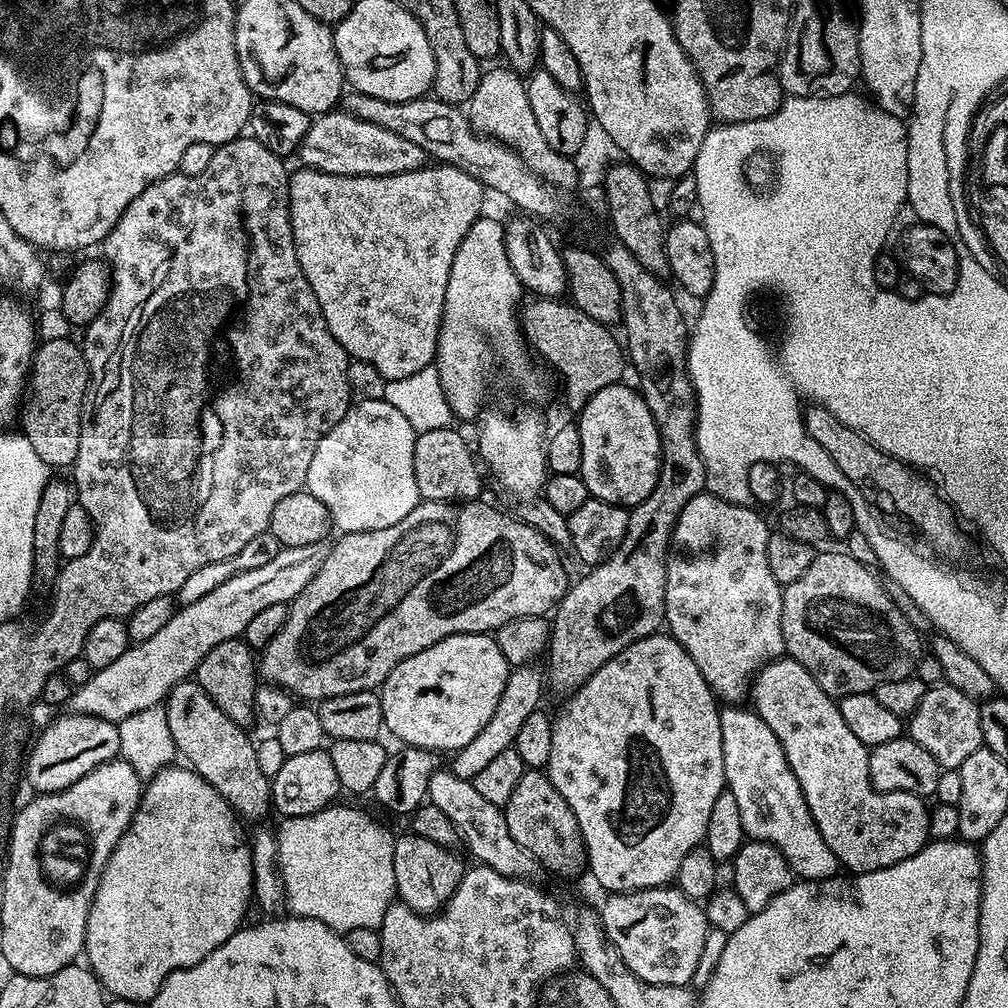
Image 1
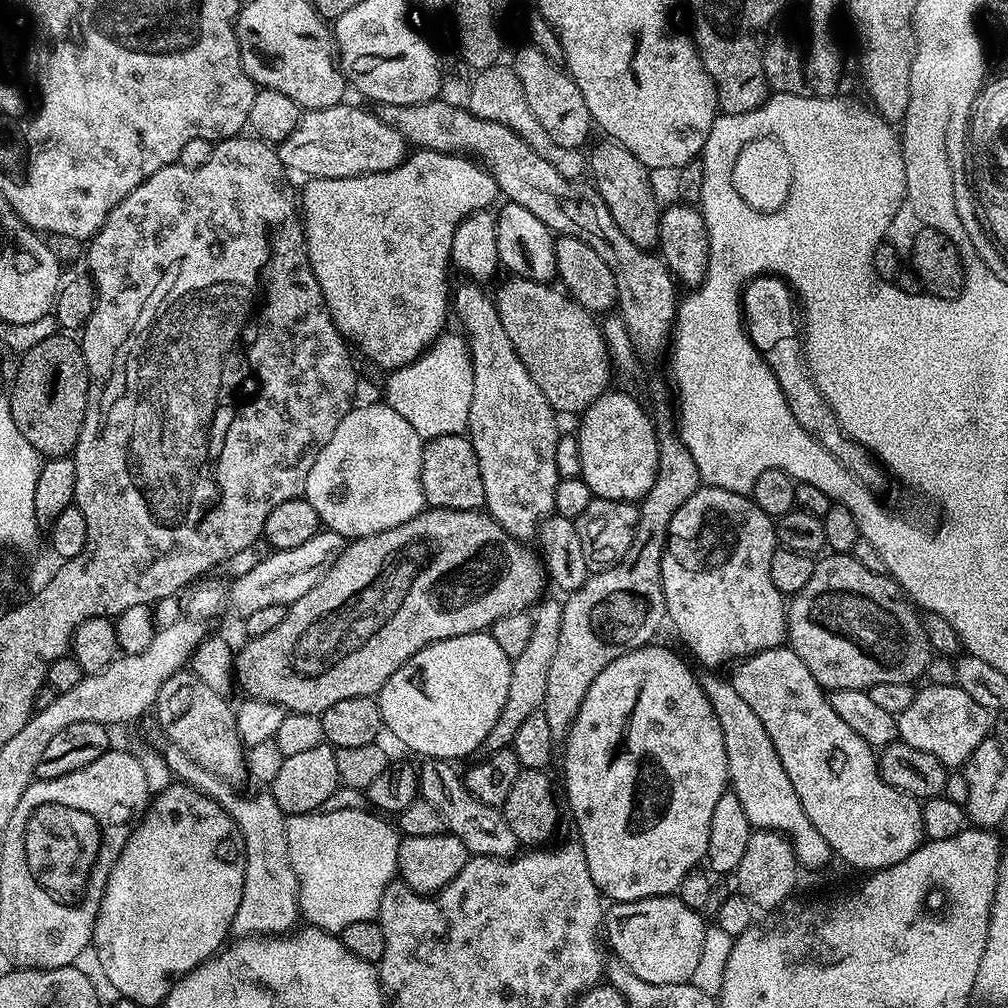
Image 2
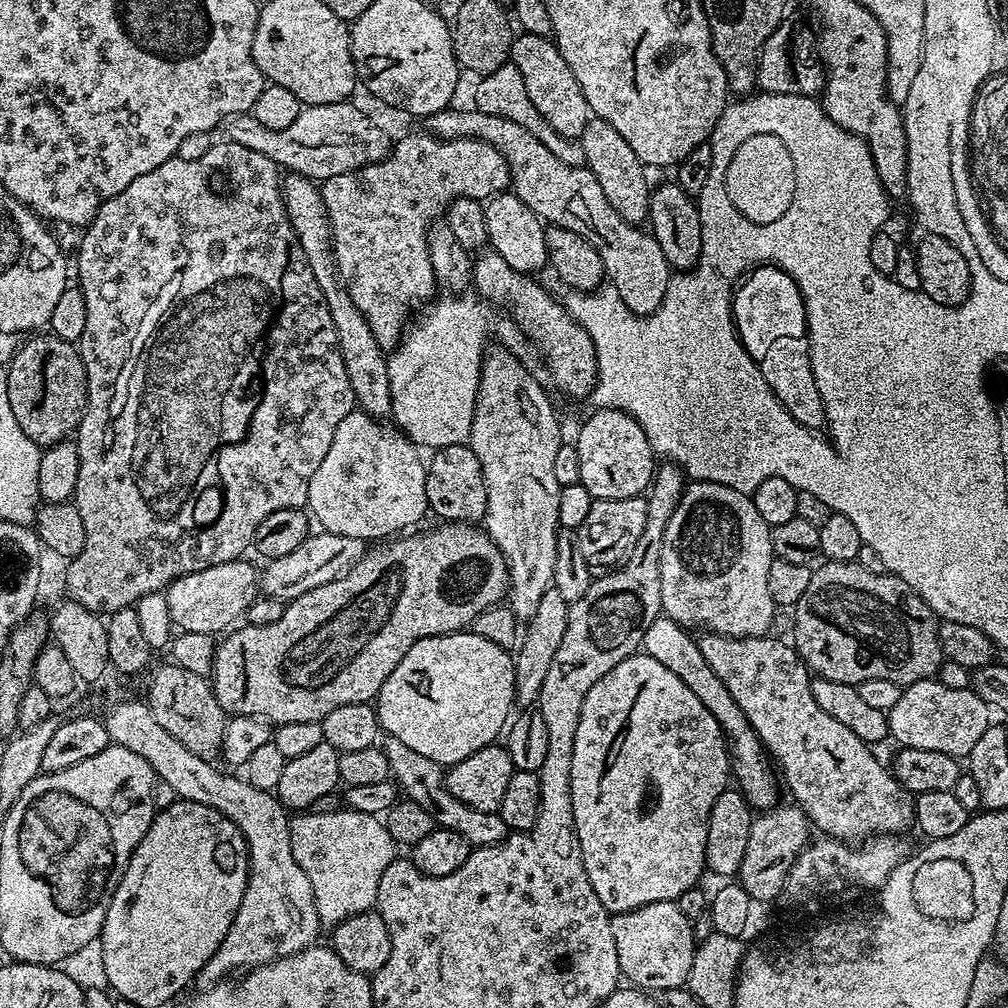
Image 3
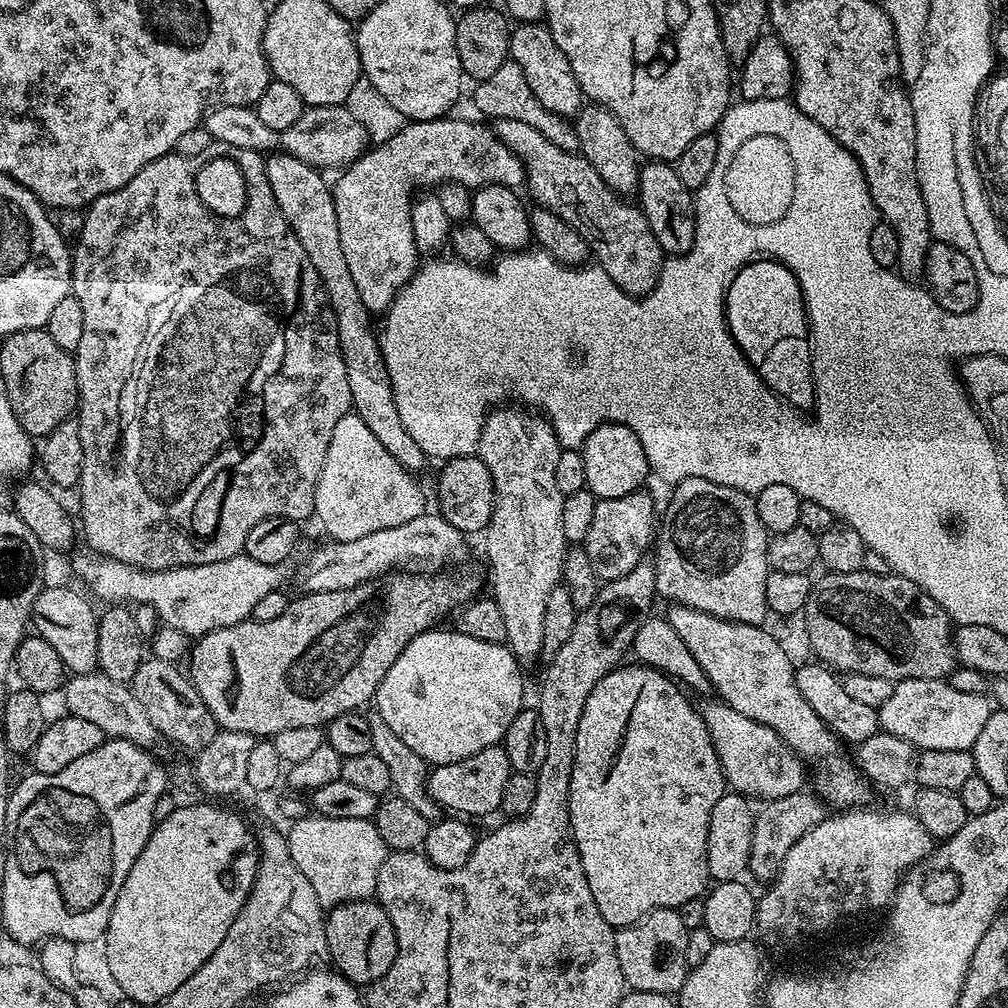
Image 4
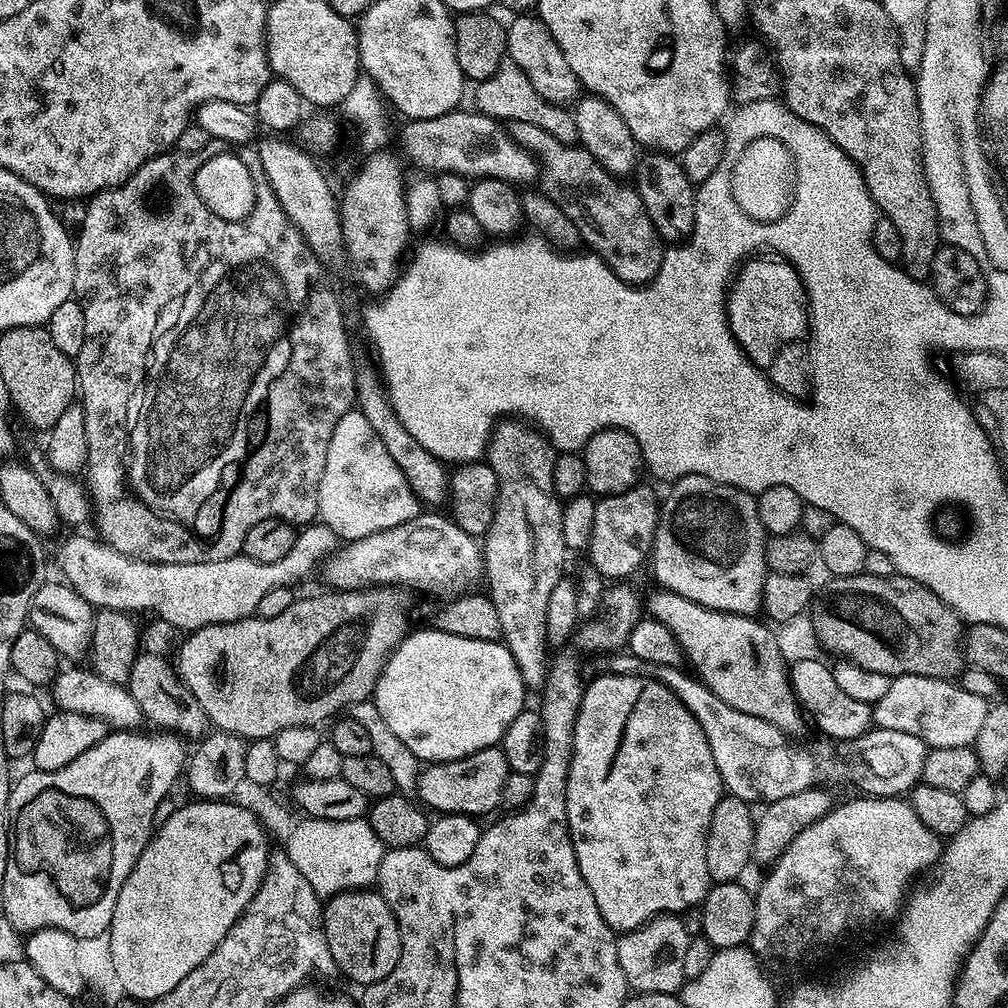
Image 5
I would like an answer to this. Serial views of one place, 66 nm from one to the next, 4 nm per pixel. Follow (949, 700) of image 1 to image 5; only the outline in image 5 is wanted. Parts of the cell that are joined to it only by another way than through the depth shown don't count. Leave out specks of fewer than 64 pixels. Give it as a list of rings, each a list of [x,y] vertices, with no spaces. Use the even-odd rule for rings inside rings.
[[[906,674],[889,679],[889,689],[878,697],[873,707],[872,722],[878,728],[914,734],[914,738],[922,738],[929,748],[972,746],[989,707],[987,699],[970,694],[959,683]]]

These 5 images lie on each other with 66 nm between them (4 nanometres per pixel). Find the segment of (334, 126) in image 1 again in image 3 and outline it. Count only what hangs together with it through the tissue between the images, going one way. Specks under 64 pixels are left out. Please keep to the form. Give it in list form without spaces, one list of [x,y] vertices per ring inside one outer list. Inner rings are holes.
[[[350,101],[342,103],[313,104],[303,107],[298,117],[294,118],[292,125],[284,130],[269,130],[262,122],[258,122],[251,113],[231,117],[224,126],[227,139],[247,149],[255,150],[269,163],[276,163],[277,167],[288,172],[296,172],[311,180],[323,182],[338,174],[352,173],[356,169],[365,168],[368,164],[376,164],[391,153],[392,140],[386,133],[378,129],[366,114],[358,110]]]

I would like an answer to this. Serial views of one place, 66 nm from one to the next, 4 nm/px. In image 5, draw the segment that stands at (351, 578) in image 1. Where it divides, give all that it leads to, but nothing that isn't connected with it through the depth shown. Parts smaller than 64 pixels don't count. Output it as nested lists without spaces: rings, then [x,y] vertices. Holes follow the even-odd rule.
[[[327,590],[321,596],[308,596],[298,598],[282,614],[274,618],[262,618],[255,614],[245,617],[244,620],[226,622],[225,624],[206,625],[196,631],[189,631],[184,641],[180,644],[180,649],[176,652],[174,659],[174,669],[182,684],[188,688],[190,694],[197,699],[198,705],[207,716],[207,723],[213,729],[227,732],[230,735],[238,736],[245,742],[254,740],[266,740],[275,738],[282,730],[287,730],[289,726],[320,726],[323,720],[328,719],[334,712],[342,708],[347,709],[353,704],[369,699],[376,691],[376,679],[380,677],[380,671],[384,668],[385,661],[392,651],[399,646],[409,631],[410,625],[404,617],[404,612],[400,608],[395,608],[388,600],[383,600],[372,590],[359,592],[341,592],[339,590]]]

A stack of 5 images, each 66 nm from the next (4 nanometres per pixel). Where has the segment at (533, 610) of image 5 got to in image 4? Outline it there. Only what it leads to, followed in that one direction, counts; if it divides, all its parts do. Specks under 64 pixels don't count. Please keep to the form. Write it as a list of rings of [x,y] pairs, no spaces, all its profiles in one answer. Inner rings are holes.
[[[523,407],[493,409],[479,436],[477,455],[491,474],[495,490],[494,510],[485,528],[484,538],[488,546],[488,568],[492,571],[491,599],[502,610],[502,622],[506,622],[506,644],[516,659],[532,660],[543,653],[543,626],[545,625],[546,600],[564,574],[564,558],[568,541],[563,533],[564,495],[555,481],[555,463],[562,451],[556,432],[541,414]]]

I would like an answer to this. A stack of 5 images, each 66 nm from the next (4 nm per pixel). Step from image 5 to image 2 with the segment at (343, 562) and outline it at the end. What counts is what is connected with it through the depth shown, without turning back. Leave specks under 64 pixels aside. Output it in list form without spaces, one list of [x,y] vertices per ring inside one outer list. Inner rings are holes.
[[[321,530],[314,534],[314,538],[302,542],[302,546],[294,546],[294,550],[273,551],[271,554],[265,555],[264,560],[258,562],[258,566],[254,566],[254,570],[250,570],[250,574],[242,574],[231,581],[230,604],[233,604],[240,611],[240,614],[247,614],[265,606],[293,604],[298,598],[302,598],[302,594],[306,594],[306,590],[310,590],[310,586],[314,586],[322,579],[326,570],[330,570],[330,566],[334,566],[334,562],[344,552],[345,547],[346,539],[342,534]]]

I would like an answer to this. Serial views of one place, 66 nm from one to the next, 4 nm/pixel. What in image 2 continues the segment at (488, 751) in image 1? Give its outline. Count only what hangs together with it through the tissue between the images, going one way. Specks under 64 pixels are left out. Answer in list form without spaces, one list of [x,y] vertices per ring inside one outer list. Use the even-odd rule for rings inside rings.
[[[550,596],[533,605],[530,612],[530,638],[526,642],[525,649],[518,656],[513,657],[506,702],[502,713],[498,716],[498,721],[495,722],[494,728],[490,730],[484,743],[489,751],[509,747],[519,726],[522,726],[522,720],[543,707],[546,683],[550,676],[550,665],[558,648],[562,608],[563,603],[559,599],[550,598]]]

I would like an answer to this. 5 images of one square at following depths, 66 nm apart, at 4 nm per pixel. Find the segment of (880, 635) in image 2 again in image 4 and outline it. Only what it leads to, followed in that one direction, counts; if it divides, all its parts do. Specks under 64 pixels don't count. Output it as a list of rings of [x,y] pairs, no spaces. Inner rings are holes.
[[[866,571],[851,572],[842,574],[841,572],[828,572],[824,574],[821,580],[815,581],[812,593],[808,596],[808,602],[804,605],[802,613],[804,619],[804,628],[808,631],[808,644],[812,647],[812,652],[817,661],[827,664],[829,668],[840,674],[851,674],[853,676],[873,676],[874,678],[886,678],[893,682],[898,680],[913,680],[914,678],[926,678],[927,680],[947,680],[948,676],[958,667],[956,658],[956,648],[952,645],[954,635],[954,621],[952,617],[946,614],[930,594],[926,594],[914,582],[910,582],[902,574],[889,574],[879,576],[878,574],[868,573]]]

